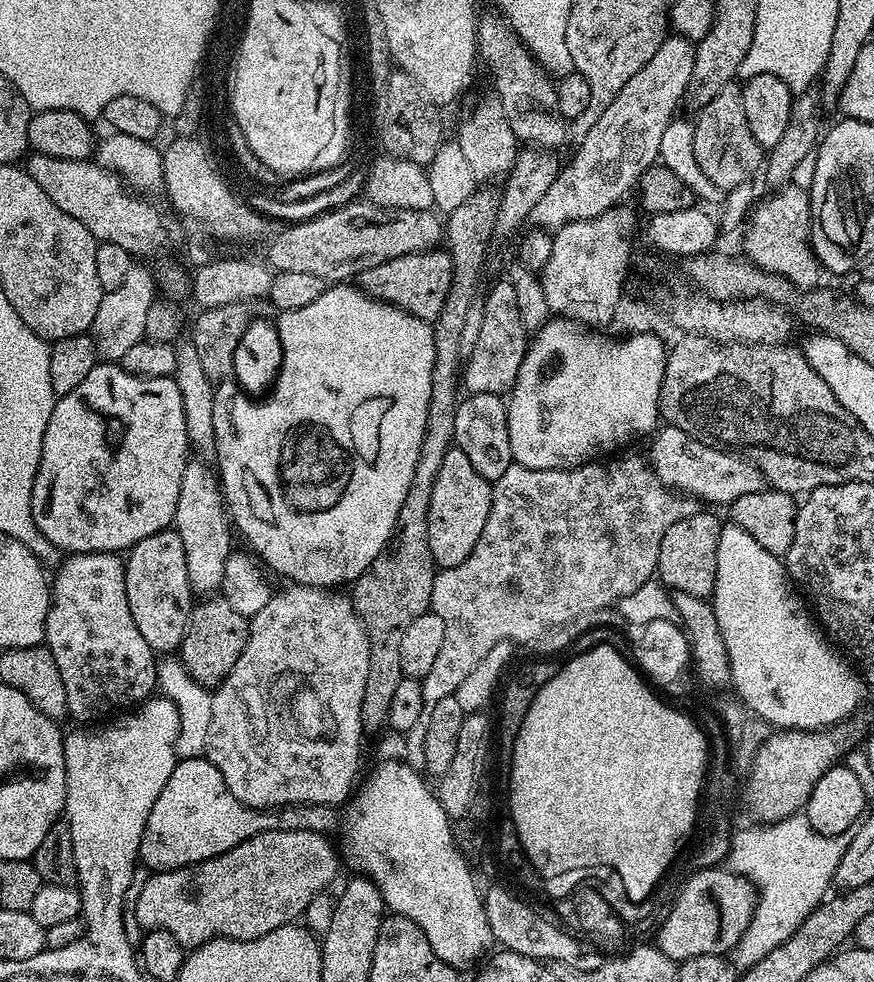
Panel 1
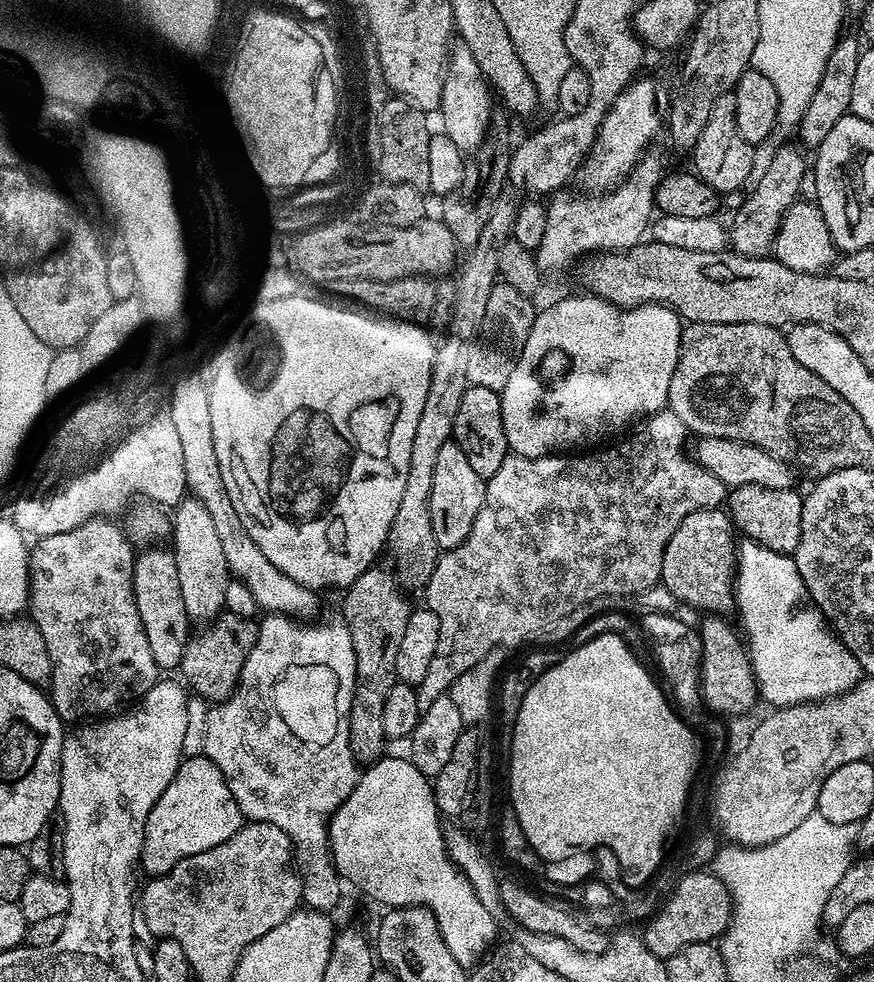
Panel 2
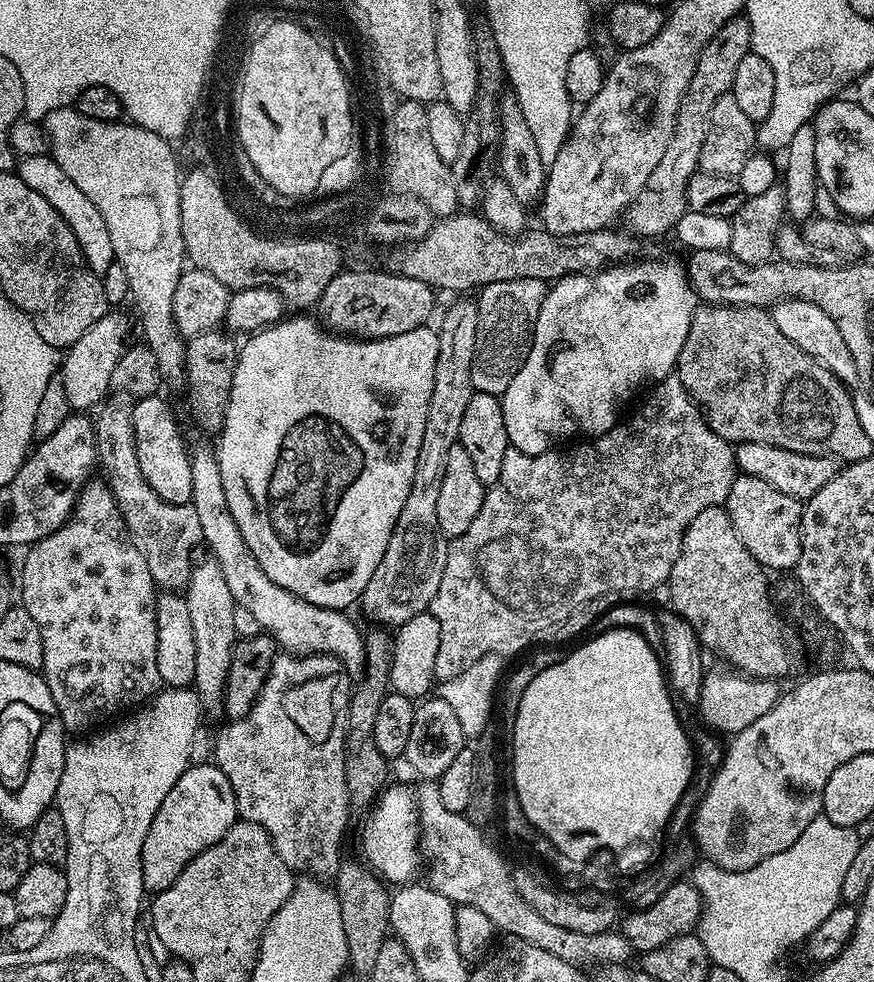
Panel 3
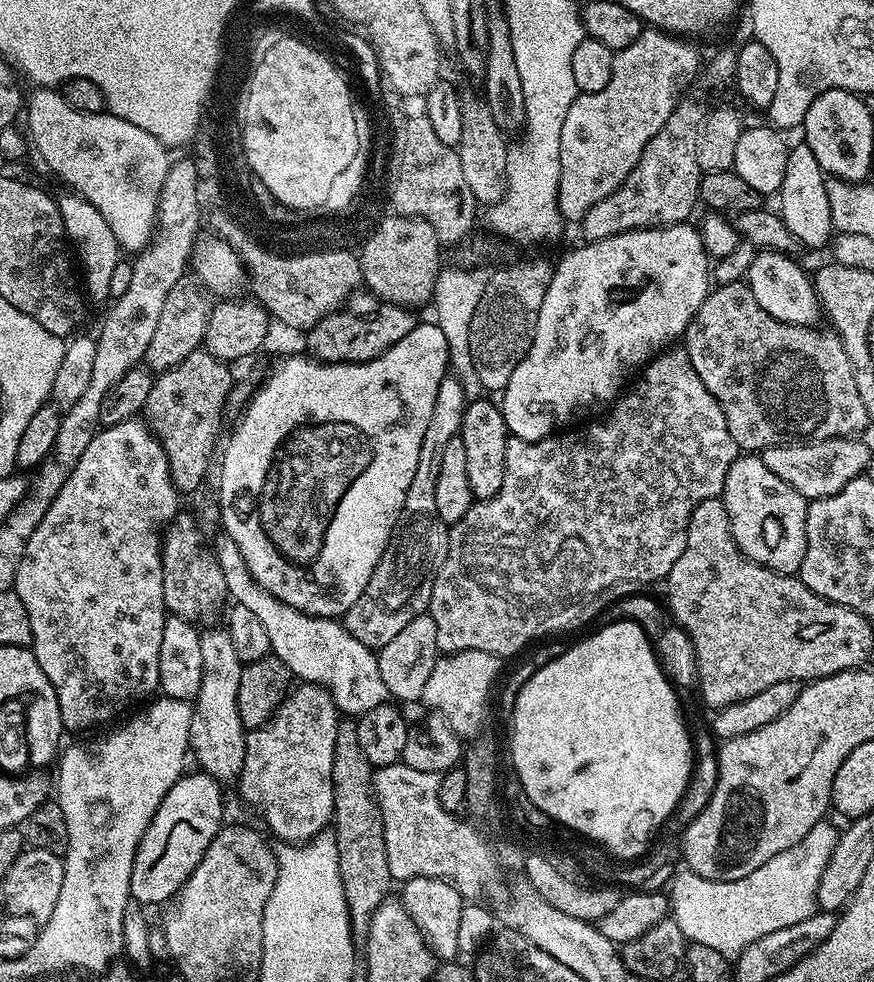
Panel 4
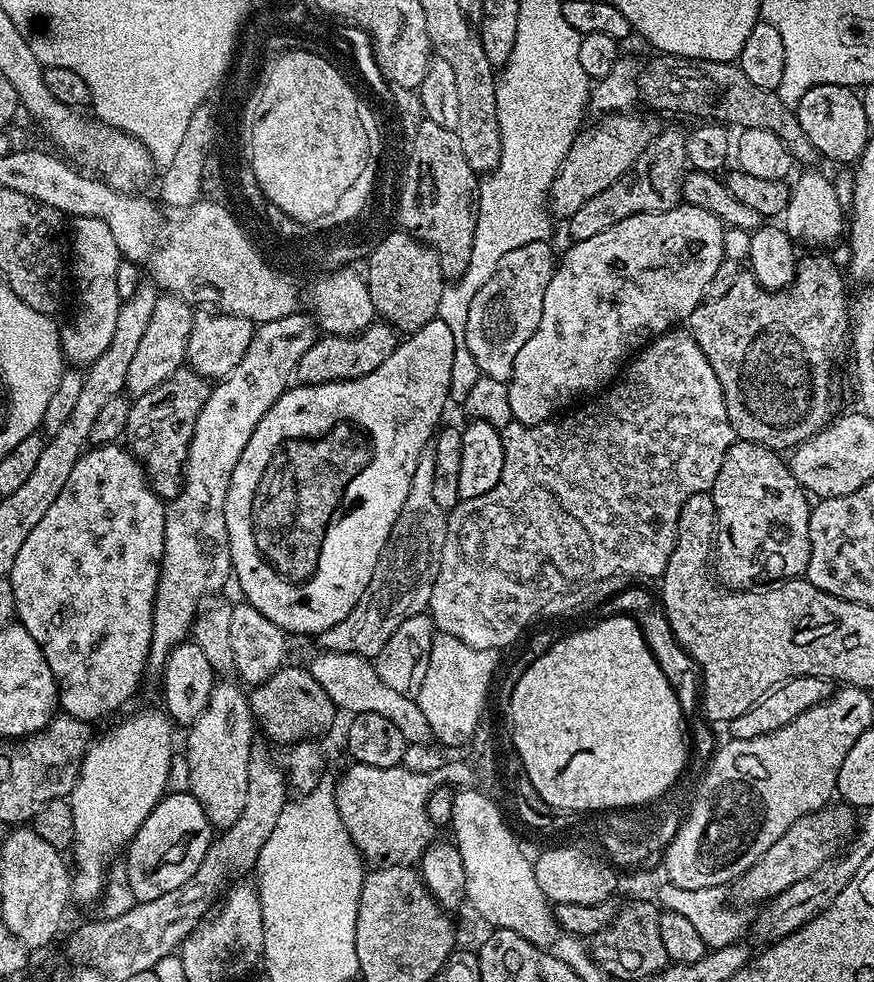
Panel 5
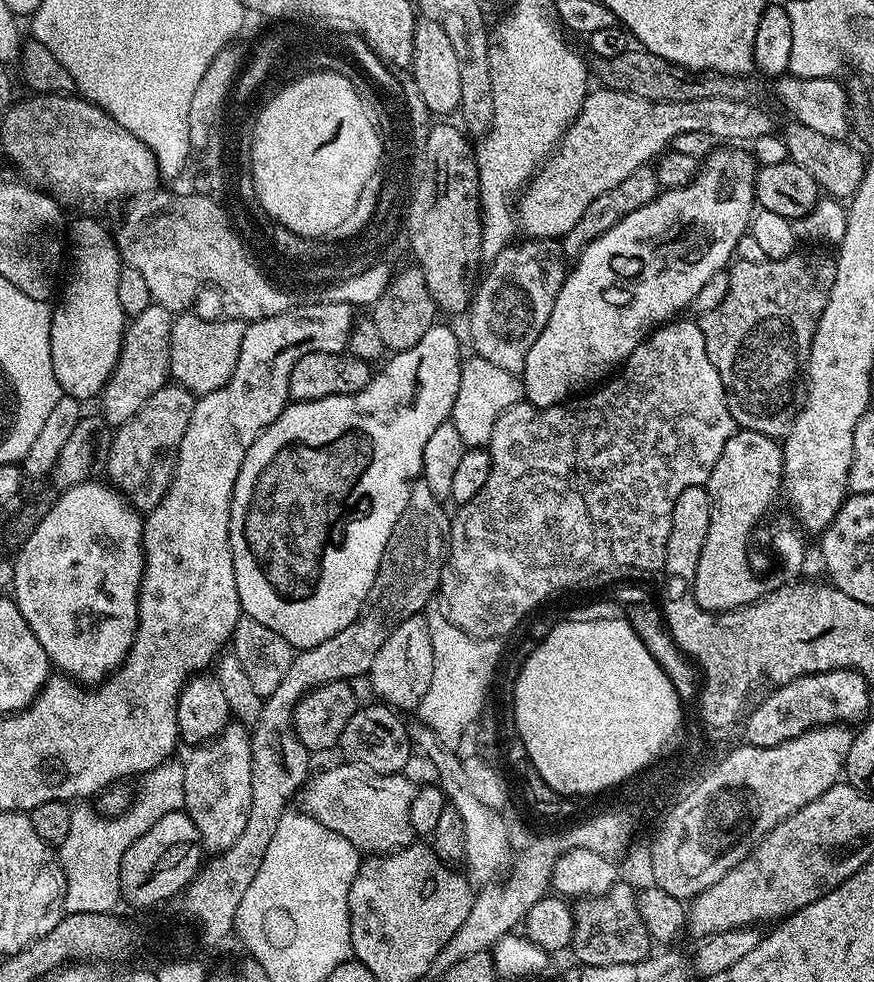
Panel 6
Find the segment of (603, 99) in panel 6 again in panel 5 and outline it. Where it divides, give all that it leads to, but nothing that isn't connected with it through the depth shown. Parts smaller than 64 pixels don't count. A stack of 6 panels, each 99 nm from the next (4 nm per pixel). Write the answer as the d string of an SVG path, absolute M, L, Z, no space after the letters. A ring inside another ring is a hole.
M629 110L604 114L597 119L600 120L597 124L592 124L589 128L587 125L576 133L576 140L570 146L570 150L554 178L552 188L548 192L548 203L553 217L572 216L574 210L578 210L578 206L582 206L582 202L590 202L590 198L594 198L594 194L602 194L602 190L606 190L606 186L610 186L610 182L618 182L618 178L622 178L622 174L626 174L626 170L630 170L634 166L638 154L642 154L642 150L646 150L646 146L655 138L658 131L655 115L652 115L653 117L639 116L638 113L639 111Z

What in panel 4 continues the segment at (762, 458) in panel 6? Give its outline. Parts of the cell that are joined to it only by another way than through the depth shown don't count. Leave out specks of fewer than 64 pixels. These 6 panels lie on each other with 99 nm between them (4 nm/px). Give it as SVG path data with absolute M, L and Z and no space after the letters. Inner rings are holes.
M759 454L737 455L726 474L722 499L730 518L730 530L741 554L785 574L799 573L806 554L806 514L809 501L794 486L782 482L766 467Z

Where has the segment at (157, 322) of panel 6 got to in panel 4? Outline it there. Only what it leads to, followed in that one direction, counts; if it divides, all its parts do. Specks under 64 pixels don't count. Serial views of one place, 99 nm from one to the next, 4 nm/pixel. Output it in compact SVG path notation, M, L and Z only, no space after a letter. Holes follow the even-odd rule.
M186 274L178 278L162 306L162 315L158 317L158 326L154 330L154 338L150 338L143 363L153 373L159 374L167 368L178 366L178 362L182 362L186 354L197 351L203 345L206 322L212 313L212 306L209 293L201 287L195 275Z

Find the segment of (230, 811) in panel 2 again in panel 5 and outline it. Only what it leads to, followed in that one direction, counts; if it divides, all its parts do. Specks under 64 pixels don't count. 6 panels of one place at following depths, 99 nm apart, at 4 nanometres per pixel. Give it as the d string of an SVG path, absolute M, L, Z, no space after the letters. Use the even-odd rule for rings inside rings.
M169 791L150 810L146 822L134 834L126 849L126 867L130 878L130 890L134 890L137 902L150 898L162 898L177 886L182 886L198 870L206 850L212 845L214 829L206 814L191 792Z

